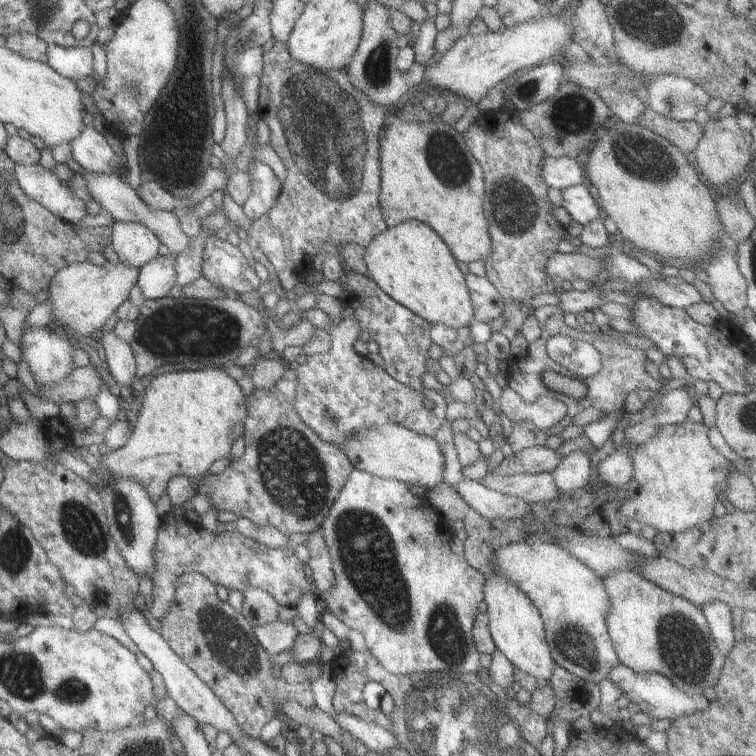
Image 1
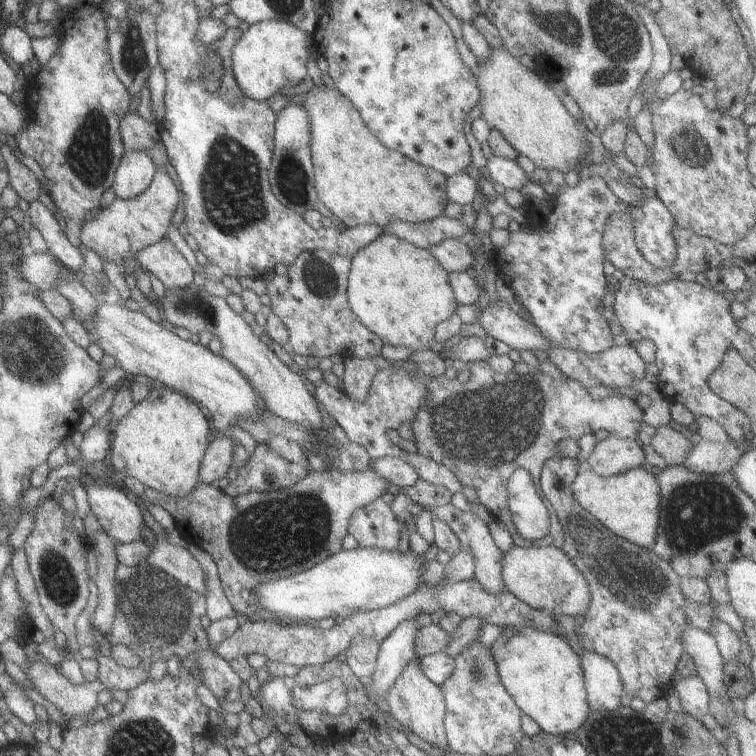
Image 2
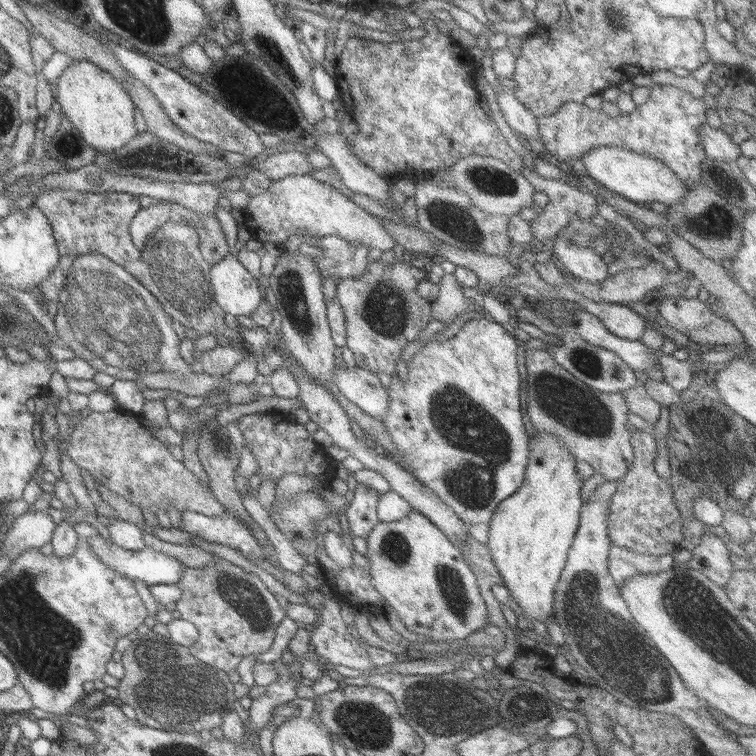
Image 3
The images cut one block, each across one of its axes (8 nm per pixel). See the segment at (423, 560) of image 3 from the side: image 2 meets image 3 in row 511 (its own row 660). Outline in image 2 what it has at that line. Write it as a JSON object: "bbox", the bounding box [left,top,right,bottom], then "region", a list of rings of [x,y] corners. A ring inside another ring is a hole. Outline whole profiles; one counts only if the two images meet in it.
{"bbox":[384,658,448,753],"region":[[[414,658],[403,668],[399,677],[394,681],[391,688],[388,689],[384,702],[389,708],[389,716],[399,725],[403,726],[409,733],[417,736],[429,746],[441,750],[442,753],[448,753],[444,727],[442,724],[444,718],[444,705],[442,702],[442,693],[439,686],[432,684],[426,677],[422,676],[416,666]]]}

